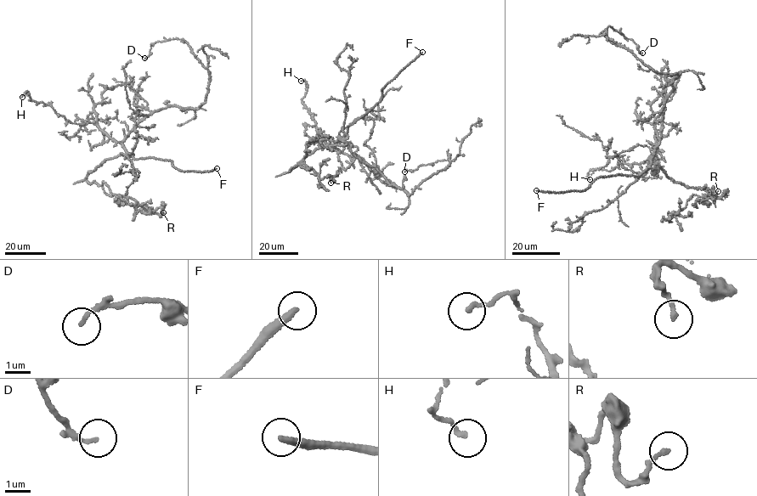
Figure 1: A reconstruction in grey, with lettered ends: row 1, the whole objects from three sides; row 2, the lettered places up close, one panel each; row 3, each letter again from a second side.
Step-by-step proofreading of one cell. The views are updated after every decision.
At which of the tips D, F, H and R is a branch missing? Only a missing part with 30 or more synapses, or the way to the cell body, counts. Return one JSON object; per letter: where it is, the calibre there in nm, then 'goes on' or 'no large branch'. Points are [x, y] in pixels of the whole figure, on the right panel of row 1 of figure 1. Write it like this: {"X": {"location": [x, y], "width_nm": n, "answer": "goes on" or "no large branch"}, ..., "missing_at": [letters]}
{"D": {"location": [642, 53], "width_nm": 140, "answer": "no large branch"}, "F": {"location": [536, 190], "width_nm": 240, "answer": "goes on"}, "H": {"location": [590, 179], "width_nm": 150, "answer": "no large branch"}, "R": {"location": [718, 191], "width_nm": 160, "answer": "no large branch"}, "missing_at": ["F"]}

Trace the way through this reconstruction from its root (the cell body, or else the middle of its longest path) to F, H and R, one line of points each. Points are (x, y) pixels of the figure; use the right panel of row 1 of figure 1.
F: (661, 136), (651, 165), (637, 177), (619, 173), (601, 176), (581, 191), (536, 190)
H: (661, 136), (650, 160), (655, 148), (643, 162), (623, 161), (610, 171), (590, 170), (590, 179)
R: (661, 136), (646, 168), (709, 192), (703, 203), (718, 191)

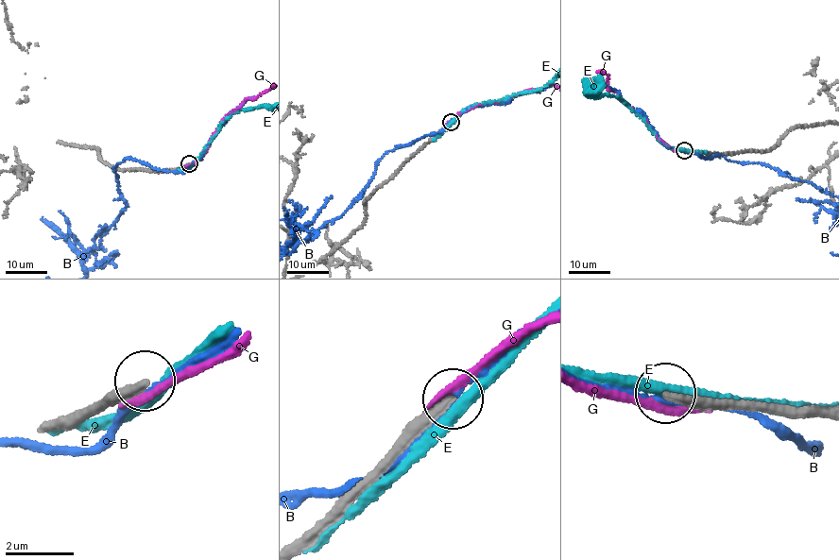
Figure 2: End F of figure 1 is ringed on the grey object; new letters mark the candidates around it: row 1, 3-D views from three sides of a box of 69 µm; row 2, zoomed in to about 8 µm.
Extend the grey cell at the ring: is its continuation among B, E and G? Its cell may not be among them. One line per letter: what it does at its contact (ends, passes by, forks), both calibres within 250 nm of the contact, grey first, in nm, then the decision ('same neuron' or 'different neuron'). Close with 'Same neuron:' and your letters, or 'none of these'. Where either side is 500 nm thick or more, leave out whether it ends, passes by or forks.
B: it passes by; 440 nm thick on the grey side, 200 nm on the other; different neuron
E: it passes by; 360 nm thick on the grey side, 320 nm on the other; different neuron
G: it ends there; 440 nm thick on the grey side, 280 nm on the other; different neuron
Same neuron: none of these

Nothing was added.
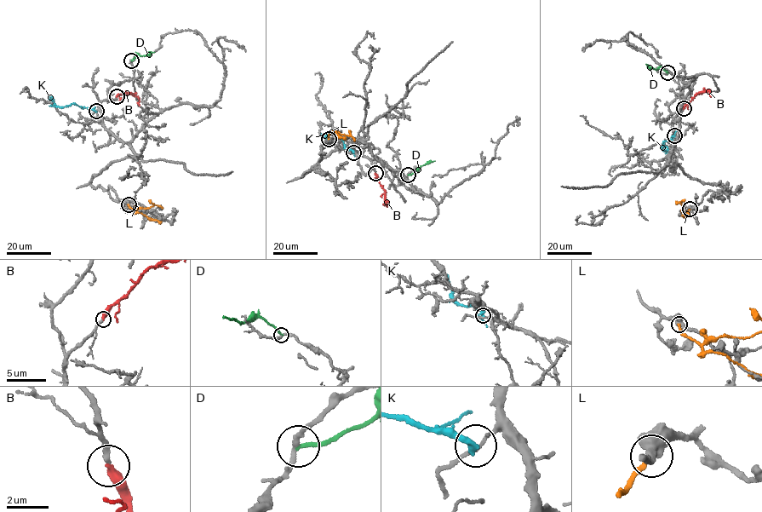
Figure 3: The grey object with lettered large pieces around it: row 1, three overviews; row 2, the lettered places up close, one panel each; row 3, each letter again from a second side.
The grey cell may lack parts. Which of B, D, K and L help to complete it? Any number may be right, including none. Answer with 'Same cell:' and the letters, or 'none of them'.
Same cell: B

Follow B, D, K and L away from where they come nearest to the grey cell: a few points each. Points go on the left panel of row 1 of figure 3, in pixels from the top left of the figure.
B: (117, 96), (132, 94), (138, 97), (140, 106)
D: (131, 60), (136, 54), (153, 52)
K: (95, 111), (72, 104), (58, 106), (49, 95)
L: (128, 204), (136, 212), (160, 222)

